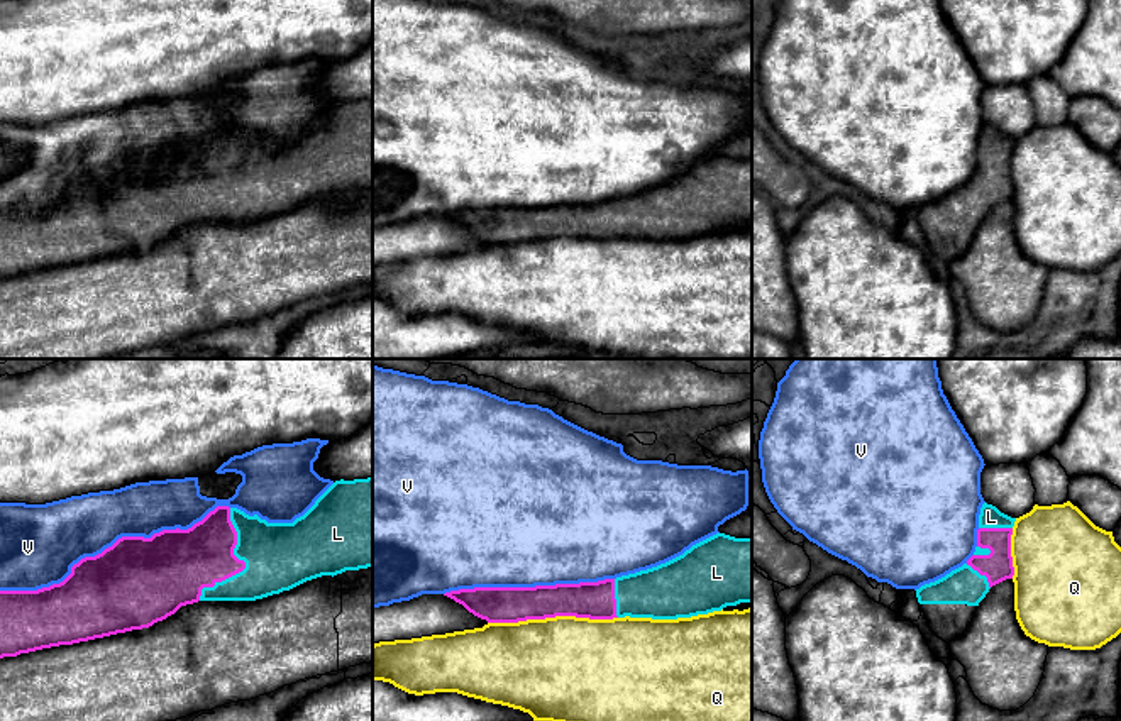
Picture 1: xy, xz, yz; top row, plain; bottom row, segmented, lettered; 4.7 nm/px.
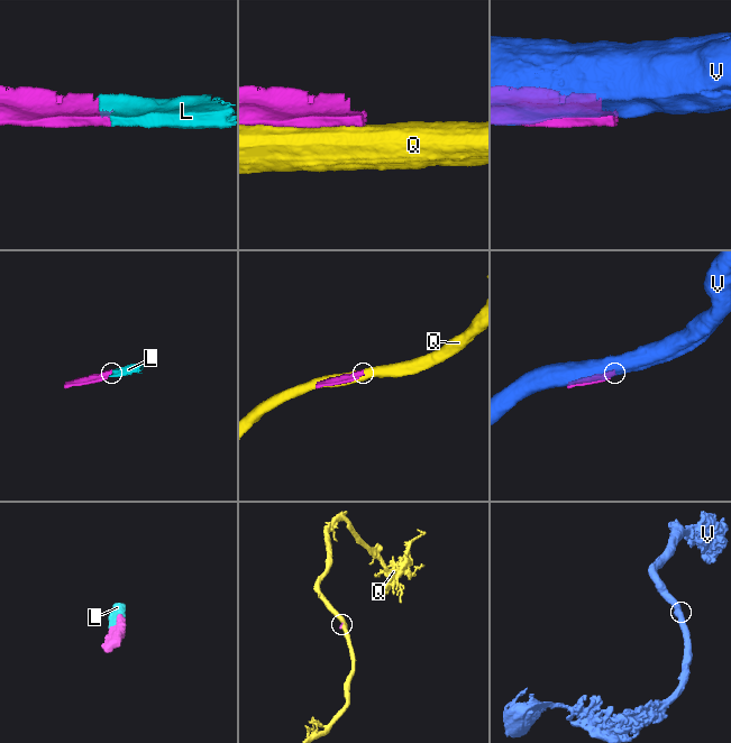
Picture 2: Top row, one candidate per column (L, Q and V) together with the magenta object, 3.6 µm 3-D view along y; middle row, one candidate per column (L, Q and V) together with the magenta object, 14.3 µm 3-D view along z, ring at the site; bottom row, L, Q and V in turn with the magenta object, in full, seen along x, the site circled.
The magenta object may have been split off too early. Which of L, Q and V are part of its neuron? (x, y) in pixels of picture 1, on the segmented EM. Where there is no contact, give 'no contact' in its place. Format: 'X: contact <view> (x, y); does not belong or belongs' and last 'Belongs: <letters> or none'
L: contact xy (244, 564); belongs
Q: contact xz (552, 616); does not belong
V: contact xy (114, 544); does not belong
Belongs: L

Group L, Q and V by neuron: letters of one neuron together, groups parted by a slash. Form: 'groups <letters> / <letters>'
groups L / Q / V

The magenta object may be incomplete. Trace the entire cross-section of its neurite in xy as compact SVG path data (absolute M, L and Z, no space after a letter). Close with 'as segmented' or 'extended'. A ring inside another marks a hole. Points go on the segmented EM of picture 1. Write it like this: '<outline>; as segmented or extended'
M373 477L335 481L293 523L268 523L257 515L217 506L188 530L163 530L151 538L122 537L102 553L75 564L59 584L37 591L0 591L0 658L149 628L198 601L256 601L322 575L367 567L373 567Z; extended

